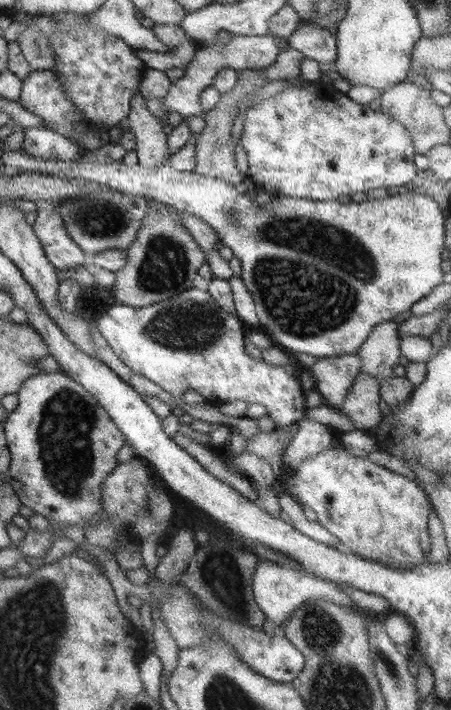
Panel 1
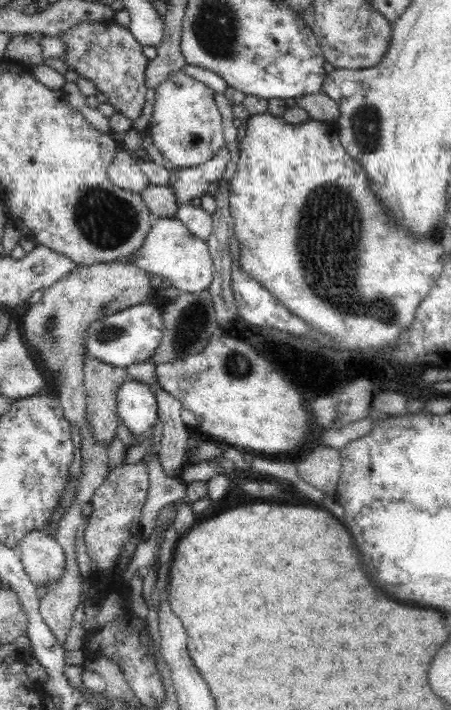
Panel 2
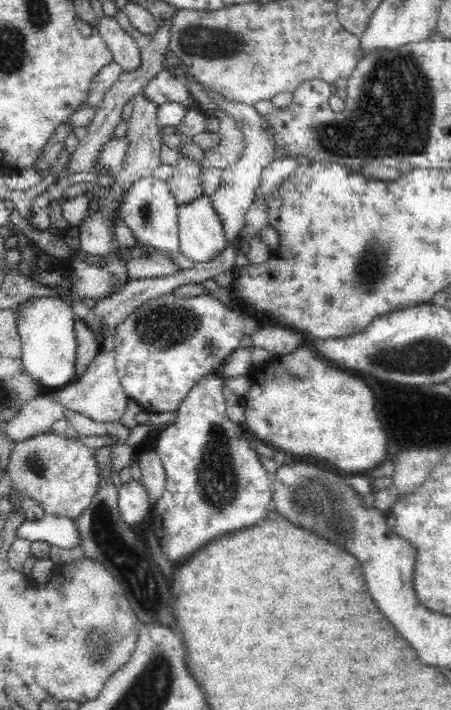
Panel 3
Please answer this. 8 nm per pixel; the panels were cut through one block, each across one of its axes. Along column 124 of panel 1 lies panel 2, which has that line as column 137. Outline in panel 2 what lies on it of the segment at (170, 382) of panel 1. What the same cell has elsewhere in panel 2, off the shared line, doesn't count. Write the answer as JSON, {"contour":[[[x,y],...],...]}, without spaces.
{"contour":[[[147,302],[129,307],[112,317],[94,322],[87,331],[85,354],[90,353],[106,364],[127,368],[132,364],[140,364],[151,360],[164,333],[162,310]]]}

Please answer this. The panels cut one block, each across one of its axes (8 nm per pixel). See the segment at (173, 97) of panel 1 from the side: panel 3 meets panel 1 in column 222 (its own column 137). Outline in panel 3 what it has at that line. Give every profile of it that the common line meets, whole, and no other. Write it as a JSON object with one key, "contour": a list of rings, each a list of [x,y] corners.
{"contour":[[[97,16],[98,37],[101,37],[112,53],[113,62],[123,71],[134,71],[141,64],[141,50],[135,38],[132,38],[114,16]]]}

